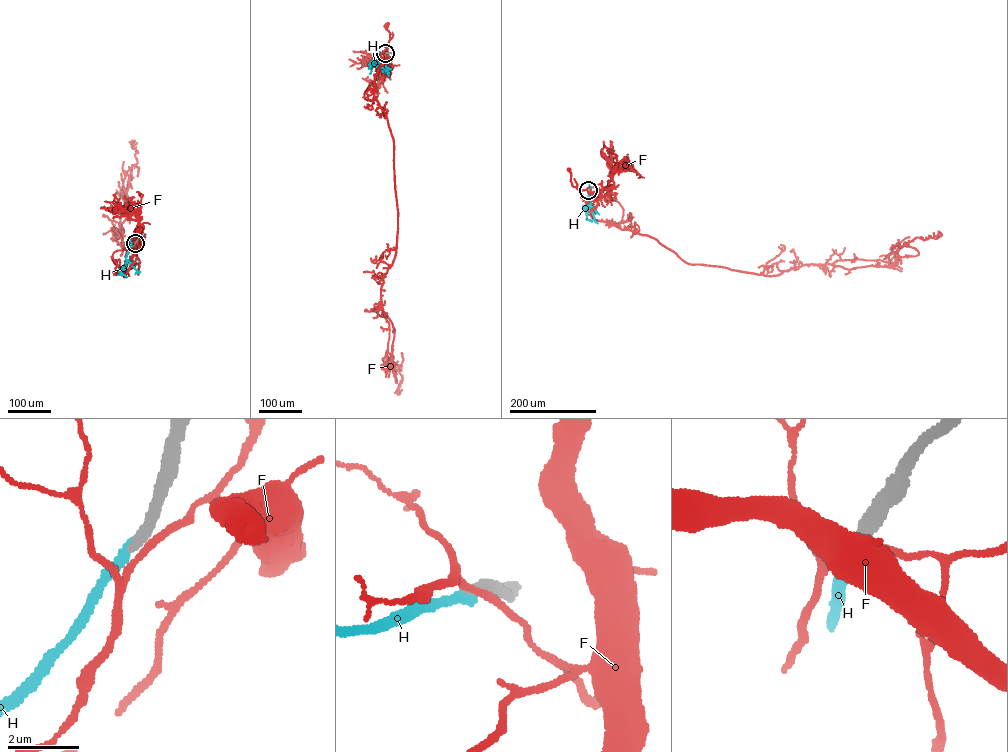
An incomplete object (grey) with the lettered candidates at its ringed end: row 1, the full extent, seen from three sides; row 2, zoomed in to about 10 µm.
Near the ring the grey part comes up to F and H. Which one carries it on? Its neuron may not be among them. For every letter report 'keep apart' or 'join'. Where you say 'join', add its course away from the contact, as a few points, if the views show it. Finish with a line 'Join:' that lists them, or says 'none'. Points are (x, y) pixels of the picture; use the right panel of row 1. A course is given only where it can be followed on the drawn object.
F: keep apart
H: keep apart
Join: none

